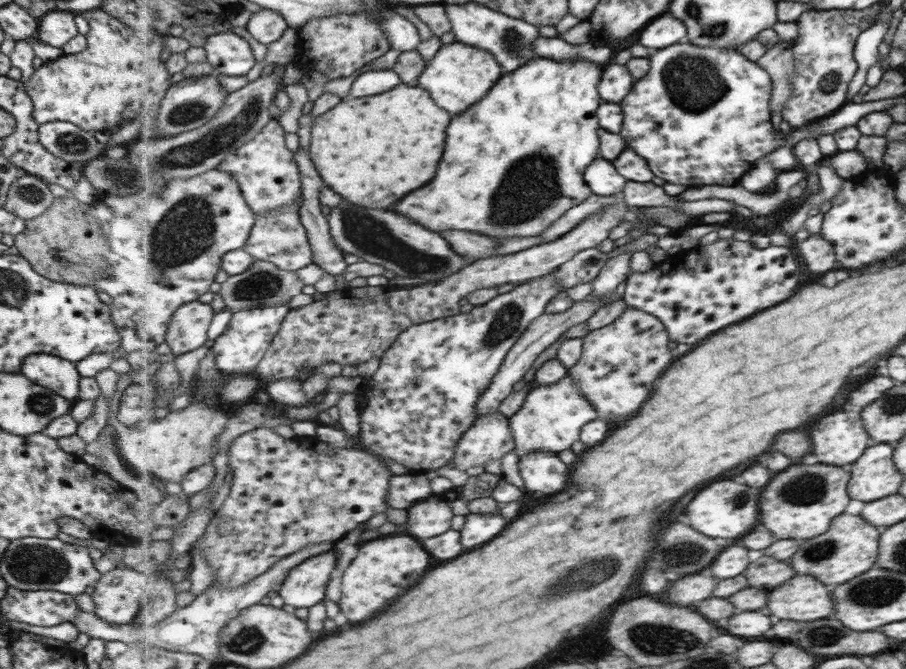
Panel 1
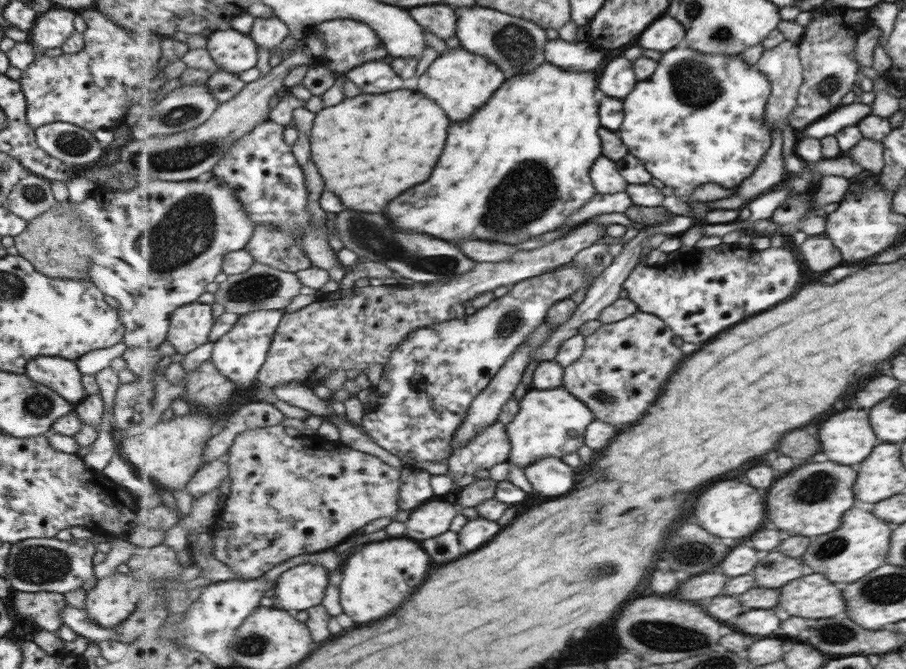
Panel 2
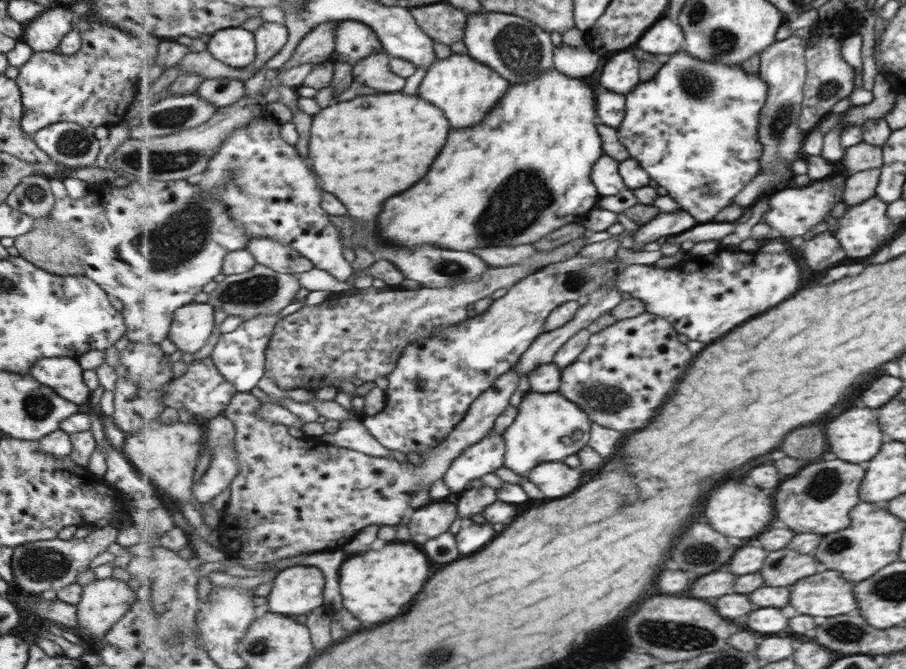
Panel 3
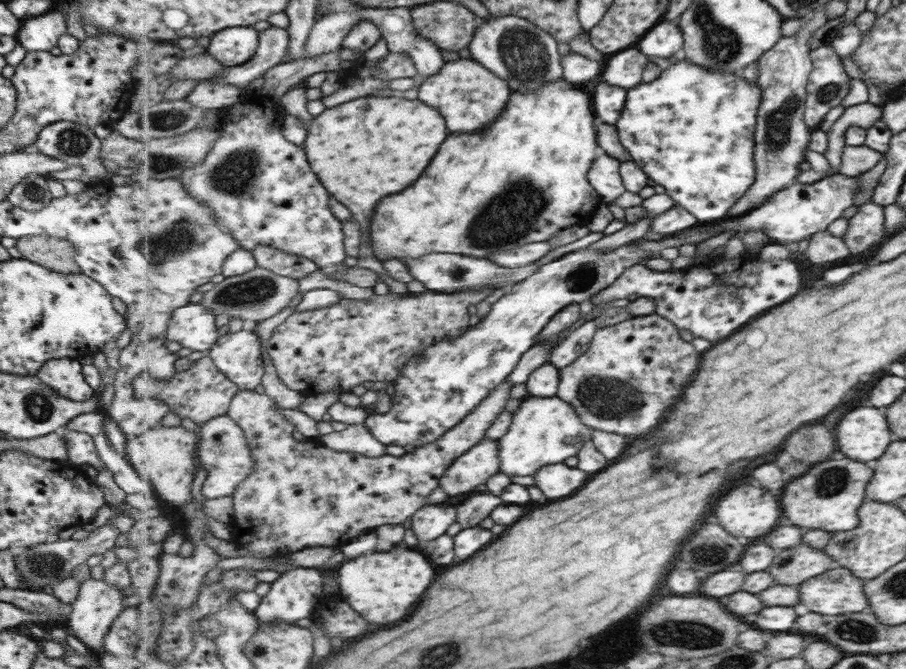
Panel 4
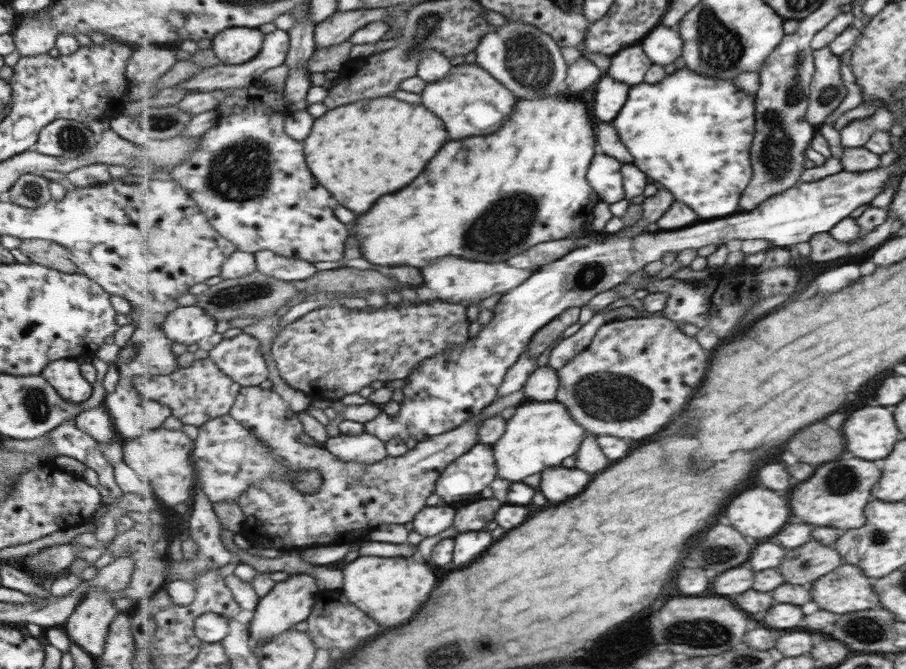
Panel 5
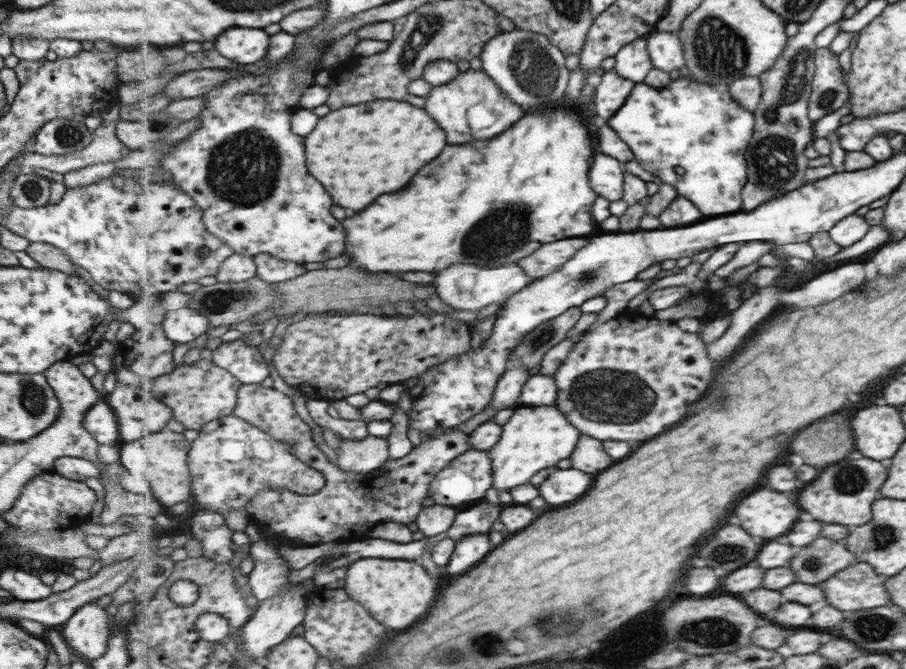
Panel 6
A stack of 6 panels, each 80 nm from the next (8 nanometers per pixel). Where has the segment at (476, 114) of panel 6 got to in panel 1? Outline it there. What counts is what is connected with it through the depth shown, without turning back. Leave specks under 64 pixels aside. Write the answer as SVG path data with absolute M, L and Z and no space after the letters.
M455 40L442 45L433 60L425 66L417 84L428 90L429 94L433 94L433 98L437 98L437 104L441 108L449 110L451 114L463 114L469 106L481 101L504 73L504 67L494 54Z

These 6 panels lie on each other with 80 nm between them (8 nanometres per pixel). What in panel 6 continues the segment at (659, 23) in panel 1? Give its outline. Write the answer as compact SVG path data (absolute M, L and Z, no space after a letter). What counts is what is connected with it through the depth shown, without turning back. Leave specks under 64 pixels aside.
M654 32L647 36L648 51L654 68L671 72L686 66L684 46L679 34L671 32Z

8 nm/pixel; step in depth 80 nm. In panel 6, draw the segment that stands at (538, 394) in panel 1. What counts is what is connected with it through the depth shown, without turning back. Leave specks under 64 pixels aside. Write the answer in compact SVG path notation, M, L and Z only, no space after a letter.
M518 405L514 414L503 425L504 431L498 444L490 450L493 461L494 486L511 490L529 480L545 468L557 466L569 458L579 442L581 432L556 405L525 407Z

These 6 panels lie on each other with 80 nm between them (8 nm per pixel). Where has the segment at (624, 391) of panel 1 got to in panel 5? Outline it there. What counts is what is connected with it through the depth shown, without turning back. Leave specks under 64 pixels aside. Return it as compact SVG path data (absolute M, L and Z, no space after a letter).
M665 316L610 321L597 331L589 348L557 372L559 392L556 400L571 411L573 418L585 426L585 430L593 434L641 440L657 434L683 412L685 404L691 400L705 378L711 360L709 352L695 336L683 334L677 322Z

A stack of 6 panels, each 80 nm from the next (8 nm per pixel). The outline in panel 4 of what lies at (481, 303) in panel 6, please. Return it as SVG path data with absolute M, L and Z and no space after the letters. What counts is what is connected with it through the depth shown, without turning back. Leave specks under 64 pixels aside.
M590 231L582 238L555 247L551 252L547 252L541 260L537 260L537 262L533 262L529 266L519 266L519 268L507 268L505 266L499 266L496 262L489 259L463 256L463 254L427 254L425 258L405 260L405 264L409 266L410 273L414 276L414 279L422 282L429 291L456 293L457 291L484 289L487 287L493 287L495 290L497 288L508 288L509 286L520 283L522 280L529 278L541 265L558 259L572 251L585 249L595 241L603 238L603 236L604 234L602 232Z

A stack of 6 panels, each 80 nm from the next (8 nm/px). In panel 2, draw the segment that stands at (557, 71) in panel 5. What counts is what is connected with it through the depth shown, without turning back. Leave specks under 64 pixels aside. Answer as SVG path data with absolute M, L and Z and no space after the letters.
M475 5L457 7L457 38L461 46L473 54L480 54L497 63L509 78L523 73L530 73L547 62L545 28L529 19L519 18L489 7Z

